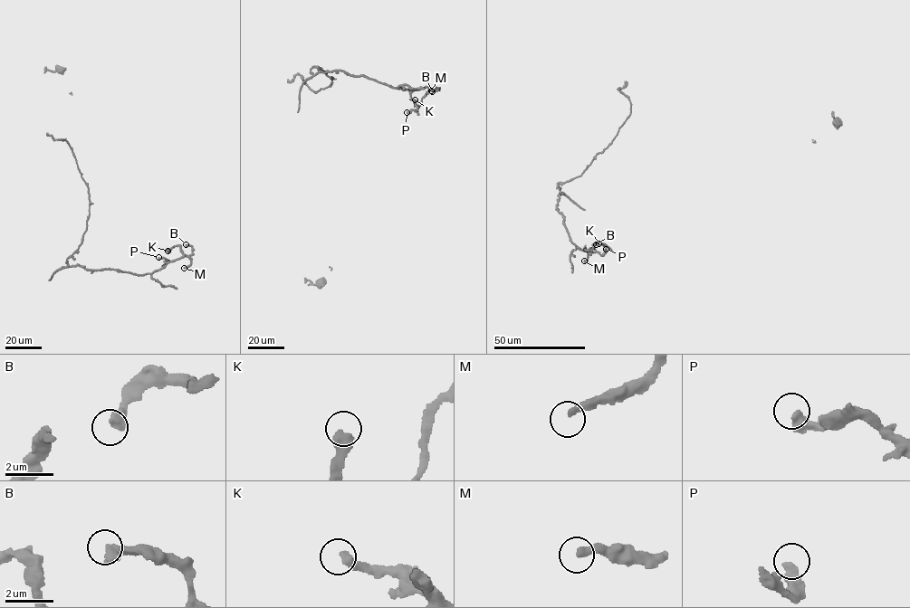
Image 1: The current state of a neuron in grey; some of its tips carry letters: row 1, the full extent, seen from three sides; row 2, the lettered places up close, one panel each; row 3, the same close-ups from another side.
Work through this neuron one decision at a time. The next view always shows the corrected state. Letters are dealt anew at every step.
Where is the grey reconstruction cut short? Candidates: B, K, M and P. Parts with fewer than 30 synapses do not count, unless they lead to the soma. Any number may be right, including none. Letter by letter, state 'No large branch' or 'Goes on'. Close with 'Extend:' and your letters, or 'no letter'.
B: No large branch
K: No large branch
M: Goes on
P: No large branch
Extend: M

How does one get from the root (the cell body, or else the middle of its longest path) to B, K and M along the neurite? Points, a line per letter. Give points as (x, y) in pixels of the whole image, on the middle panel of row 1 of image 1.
B: (319, 282), (314, 92), (332, 78), (311, 70), (313, 75), (343, 71), (412, 90), (437, 88), (432, 91)
K: (319, 282), (314, 92), (332, 78), (311, 70), (429, 88), (417, 106), (415, 99)
M: (319, 282), (314, 92), (332, 78), (311, 70), (313, 75), (343, 71), (394, 87), (431, 90)

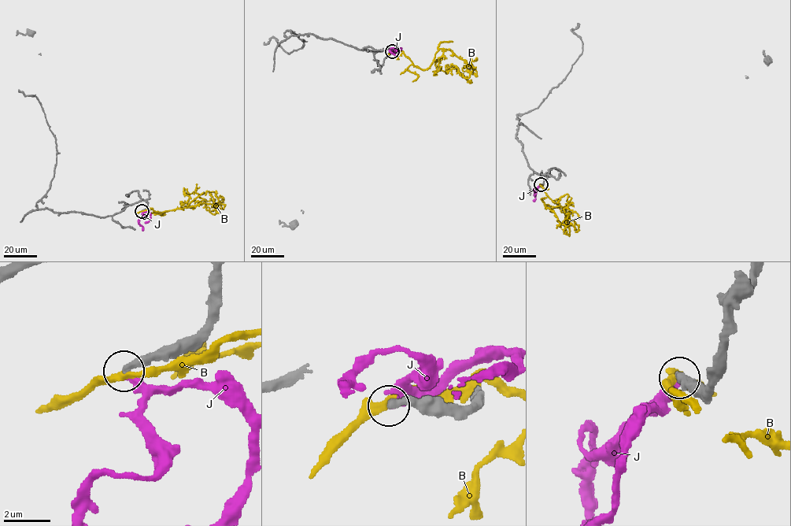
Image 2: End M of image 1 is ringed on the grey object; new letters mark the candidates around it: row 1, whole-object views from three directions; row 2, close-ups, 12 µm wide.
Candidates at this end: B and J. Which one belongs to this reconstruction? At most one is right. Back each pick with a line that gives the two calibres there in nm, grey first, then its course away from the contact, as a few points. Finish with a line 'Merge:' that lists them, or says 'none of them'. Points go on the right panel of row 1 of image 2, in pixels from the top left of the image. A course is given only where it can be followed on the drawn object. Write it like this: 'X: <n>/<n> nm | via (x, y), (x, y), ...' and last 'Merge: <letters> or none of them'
J: 360/340 nm | via (541, 184), (534, 187), (534, 201)
Merge: J

